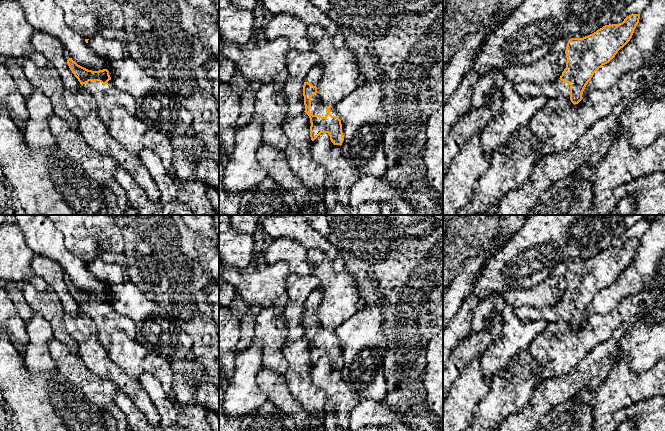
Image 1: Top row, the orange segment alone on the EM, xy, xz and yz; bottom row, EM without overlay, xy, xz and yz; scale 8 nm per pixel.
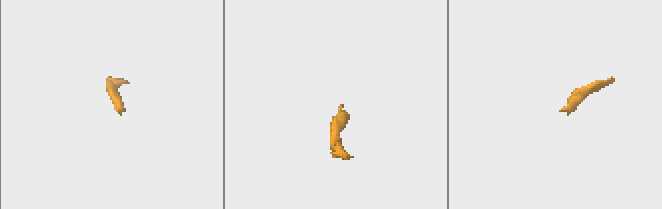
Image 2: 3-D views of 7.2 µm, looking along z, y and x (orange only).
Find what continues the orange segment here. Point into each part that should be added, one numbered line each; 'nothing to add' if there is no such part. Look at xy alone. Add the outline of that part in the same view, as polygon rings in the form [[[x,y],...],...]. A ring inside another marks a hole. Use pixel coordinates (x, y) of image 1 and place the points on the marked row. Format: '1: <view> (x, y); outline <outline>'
1: xy (107, 97); outline [[[111,80],[105,86],[99,81],[89,81],[82,87],[94,97],[98,116],[107,127],[110,125],[111,112],[116,106],[124,108],[128,114],[135,115],[134,98],[130,94],[117,89]]]

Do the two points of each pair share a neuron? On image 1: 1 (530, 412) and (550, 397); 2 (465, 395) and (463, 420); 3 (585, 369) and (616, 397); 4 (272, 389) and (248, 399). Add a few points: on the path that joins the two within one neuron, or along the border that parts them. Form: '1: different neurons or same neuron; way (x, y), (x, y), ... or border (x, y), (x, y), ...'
1: same neuron; way (535, 407), (545, 398)
2: same neuron; way (463, 401), (463, 414)
3: different neurons; border (614, 363), (596, 393), (580, 395)
4: different neurons; border (259, 369), (257, 384), (267, 399)

